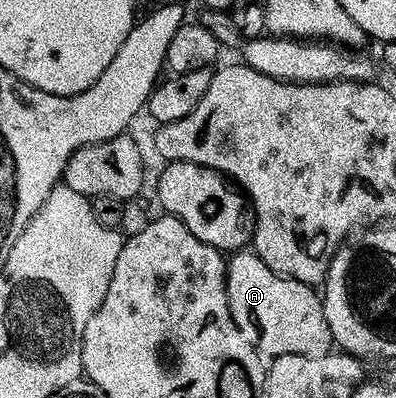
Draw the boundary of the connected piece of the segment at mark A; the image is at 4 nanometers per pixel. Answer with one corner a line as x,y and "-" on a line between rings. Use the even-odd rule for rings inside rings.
239,250
226,260
226,293
228,306
232,310
232,318
248,338
248,342
263,358
294,354
306,356
323,356
335,347
332,330
328,326
328,318
324,318
324,306
321,295
311,285
296,282
268,270
264,262
252,250

